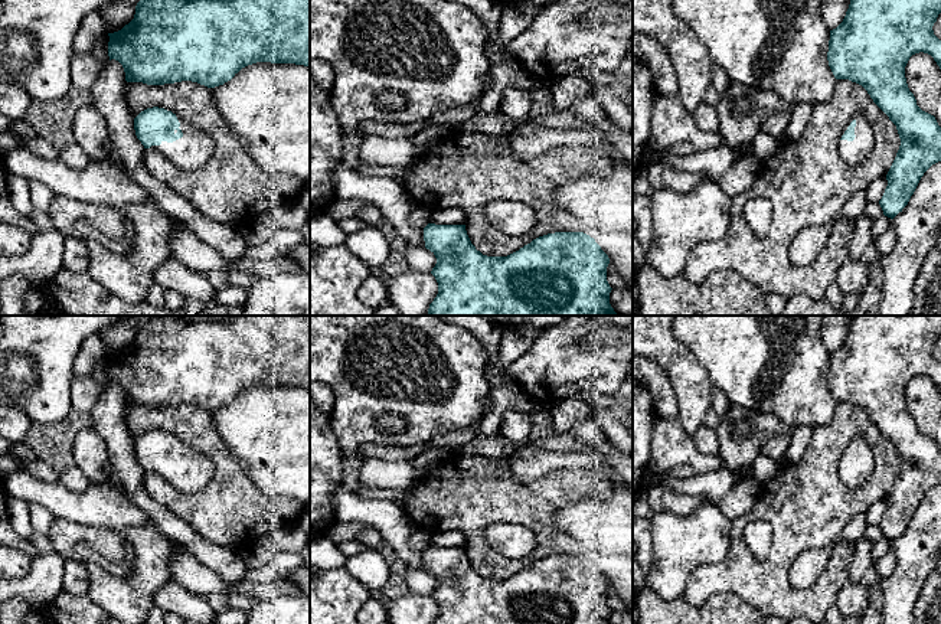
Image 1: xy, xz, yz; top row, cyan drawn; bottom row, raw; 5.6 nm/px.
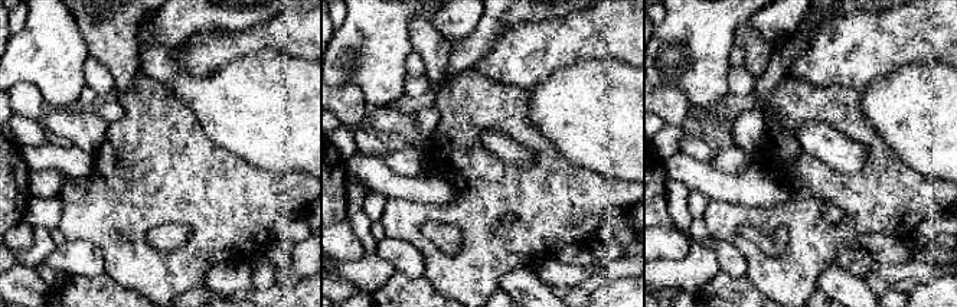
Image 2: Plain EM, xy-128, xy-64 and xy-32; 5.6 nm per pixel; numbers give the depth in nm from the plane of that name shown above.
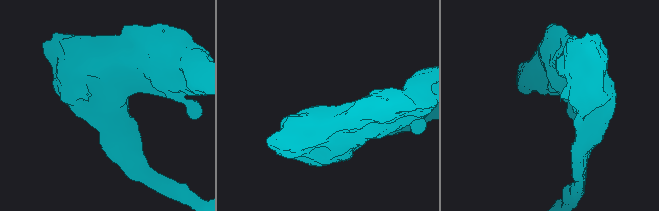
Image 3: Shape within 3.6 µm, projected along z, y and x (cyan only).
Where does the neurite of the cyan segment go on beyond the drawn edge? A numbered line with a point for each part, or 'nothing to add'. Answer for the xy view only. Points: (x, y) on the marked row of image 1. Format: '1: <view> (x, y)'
1: xy (190, 152)

